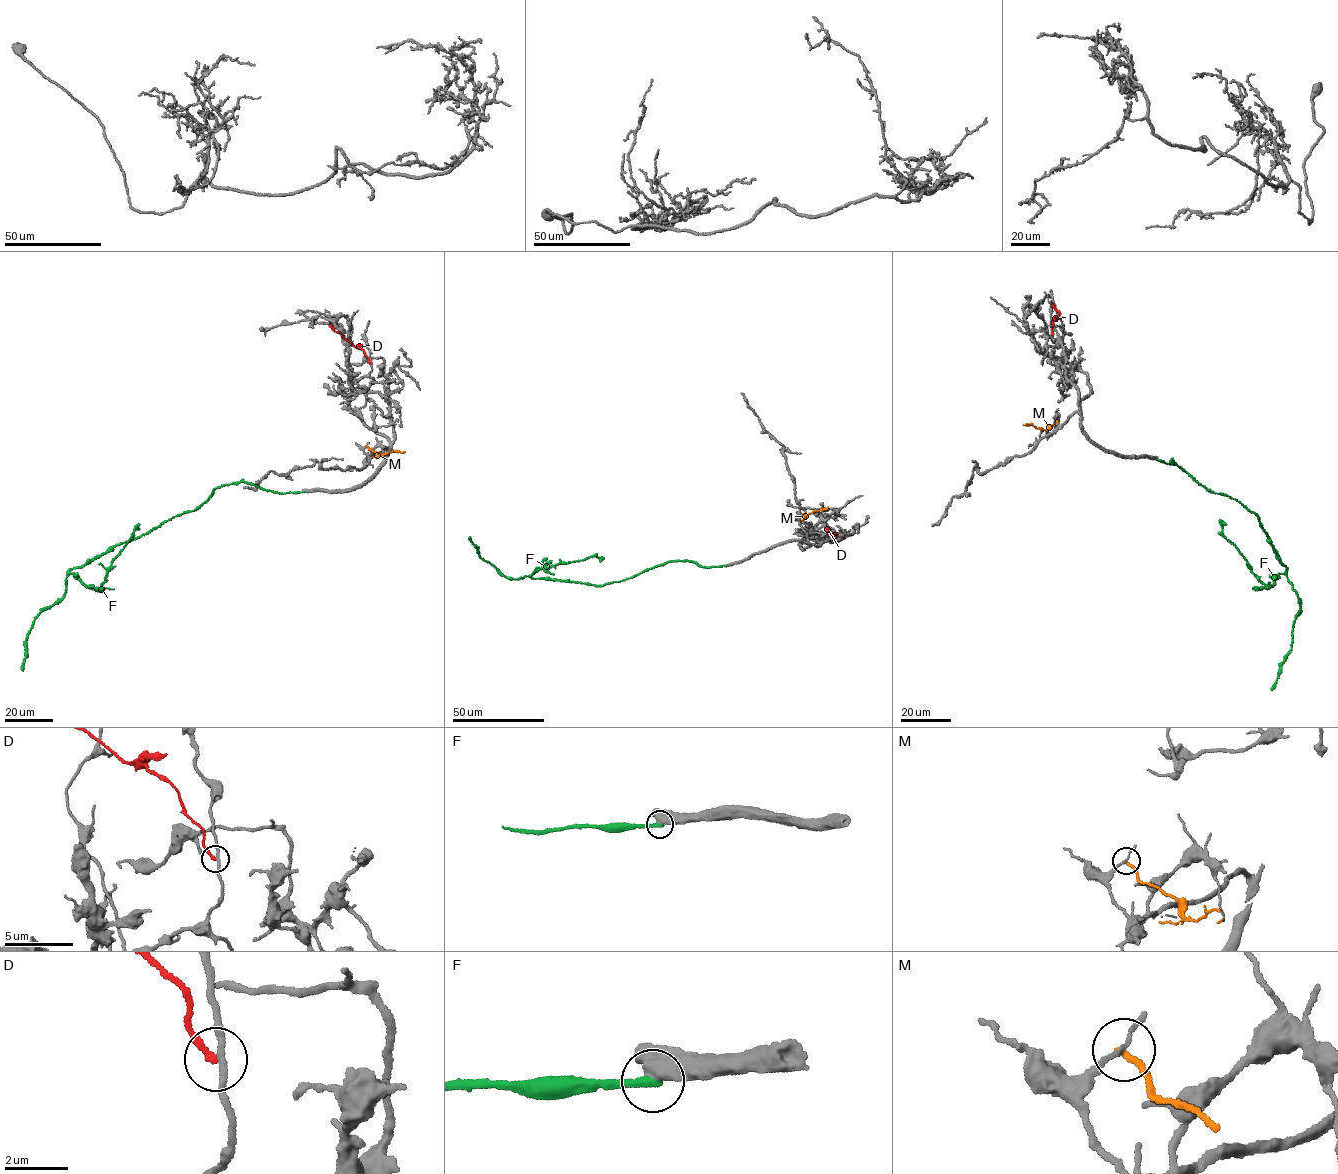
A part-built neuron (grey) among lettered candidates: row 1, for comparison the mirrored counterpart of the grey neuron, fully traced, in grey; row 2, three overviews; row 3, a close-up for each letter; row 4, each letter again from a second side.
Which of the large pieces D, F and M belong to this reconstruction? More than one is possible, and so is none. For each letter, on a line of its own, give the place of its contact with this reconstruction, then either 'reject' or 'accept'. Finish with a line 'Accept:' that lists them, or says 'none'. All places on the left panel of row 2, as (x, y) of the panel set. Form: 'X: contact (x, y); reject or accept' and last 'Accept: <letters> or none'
D: contact (370, 363); reject
F: contact (304, 492); reject
M: contact (366, 446); reject
Accept: none

